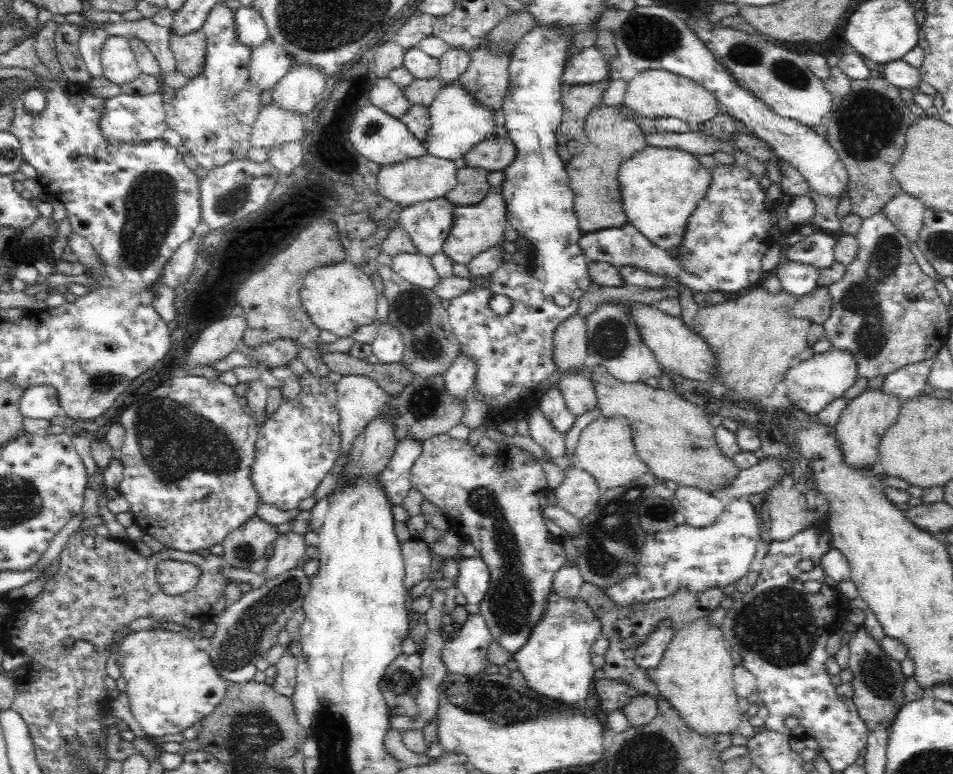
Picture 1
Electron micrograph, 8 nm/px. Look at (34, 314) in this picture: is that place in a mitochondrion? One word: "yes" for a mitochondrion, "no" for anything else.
no

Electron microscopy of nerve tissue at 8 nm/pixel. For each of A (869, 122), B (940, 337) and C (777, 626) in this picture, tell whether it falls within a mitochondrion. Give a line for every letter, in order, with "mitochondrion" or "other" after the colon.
A: mitochondrion
B: other
C: mitochondrion

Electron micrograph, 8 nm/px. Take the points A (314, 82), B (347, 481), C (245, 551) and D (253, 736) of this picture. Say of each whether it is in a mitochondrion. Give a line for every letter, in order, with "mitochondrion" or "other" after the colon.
A: other
B: other
C: mitochondrion
D: mitochondrion

